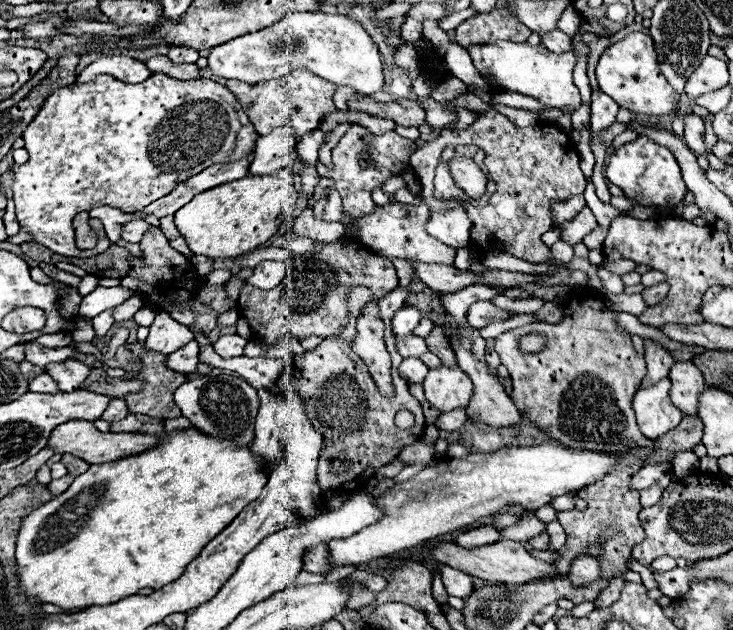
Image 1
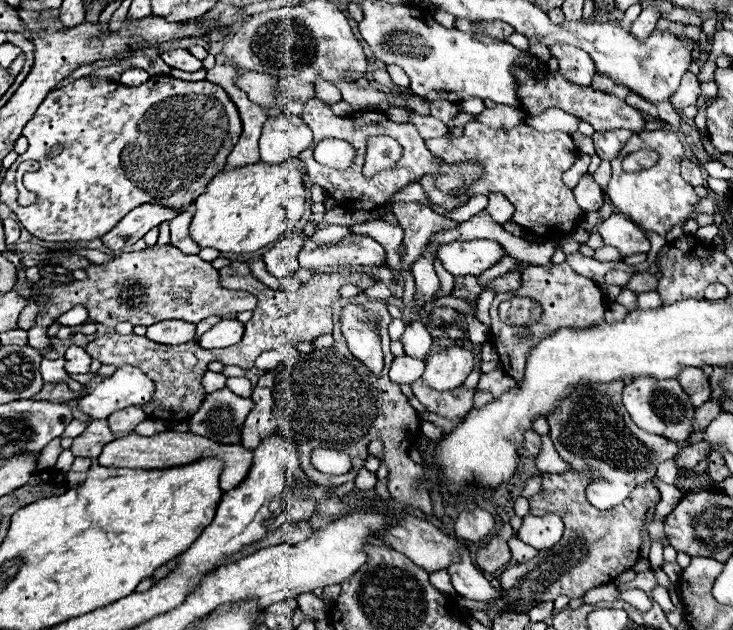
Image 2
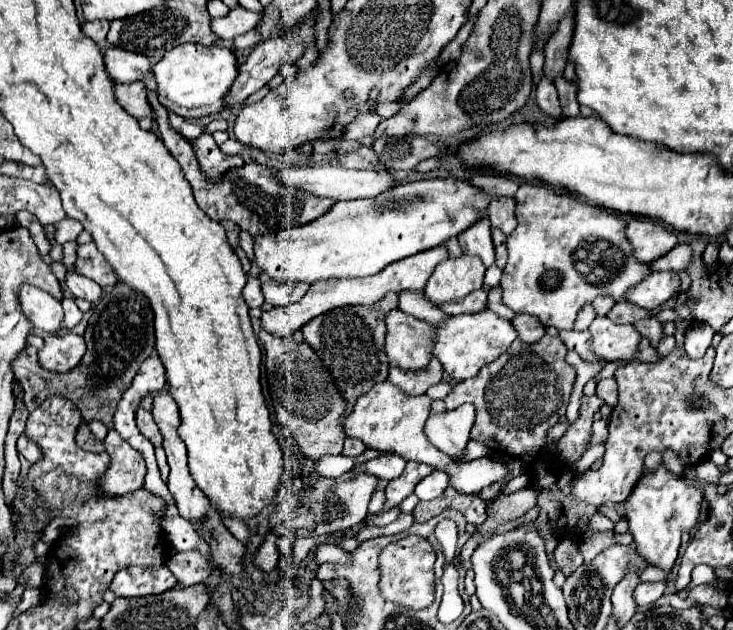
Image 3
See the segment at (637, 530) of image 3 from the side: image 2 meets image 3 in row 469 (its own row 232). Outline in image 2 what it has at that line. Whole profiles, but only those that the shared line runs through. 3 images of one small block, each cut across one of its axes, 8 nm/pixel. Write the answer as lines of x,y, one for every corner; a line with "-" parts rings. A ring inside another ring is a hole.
654,130
654,132
646,132
646,148
656,150
660,154
660,160
656,166
648,168
648,170
640,170
640,172
624,172
622,170
622,160
644,148
644,136
642,134
634,134
622,148
620,156
612,160
612,178
608,184
608,198
612,200
612,206
616,206
622,214
630,216
640,228
644,230
652,230
658,234
666,234
672,226
684,224
692,210
694,204
700,200
692,186
688,182
684,182
680,178
680,162
684,158
684,148
682,142
678,140
678,136
674,132
668,130

